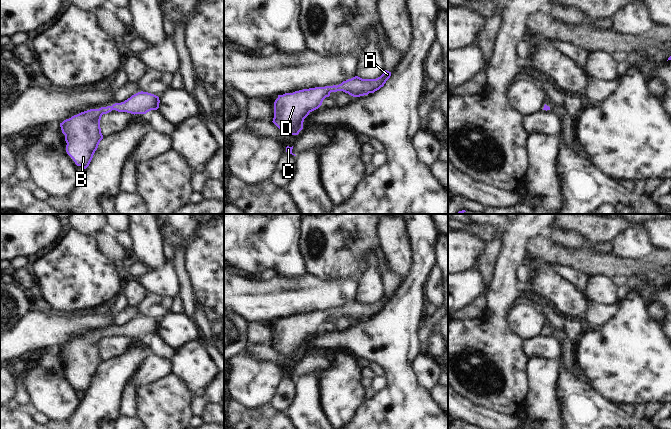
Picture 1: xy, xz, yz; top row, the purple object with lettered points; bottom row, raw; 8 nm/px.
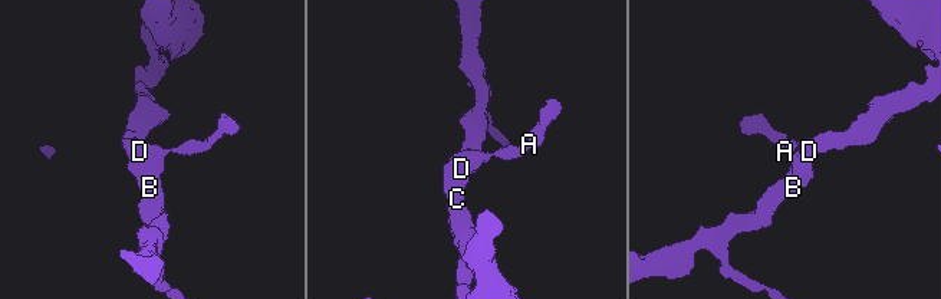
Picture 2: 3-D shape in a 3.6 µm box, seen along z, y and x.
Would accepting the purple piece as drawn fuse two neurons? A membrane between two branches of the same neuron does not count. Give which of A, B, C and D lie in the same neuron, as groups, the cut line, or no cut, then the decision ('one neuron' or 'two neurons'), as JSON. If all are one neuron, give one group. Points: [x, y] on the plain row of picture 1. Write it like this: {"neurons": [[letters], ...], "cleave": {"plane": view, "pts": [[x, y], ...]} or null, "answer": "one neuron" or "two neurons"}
{"neurons": [["A", "B", "C", "D"]], "cleave": null, "answer": "one neuron"}

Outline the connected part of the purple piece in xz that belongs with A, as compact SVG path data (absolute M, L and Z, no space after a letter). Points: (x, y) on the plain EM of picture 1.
M385 294L376 303L362 303L355 300L339 309L315 311L278 319L274 326L273 347L287 359L298 359L303 353L304 343L318 333L331 316L343 315L353 321L374 317L384 310L391 296Z

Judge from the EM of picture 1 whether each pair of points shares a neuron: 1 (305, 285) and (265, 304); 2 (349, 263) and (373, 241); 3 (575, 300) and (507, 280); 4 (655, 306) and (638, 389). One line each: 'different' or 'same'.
1: same
2: same
3: different
4: different

